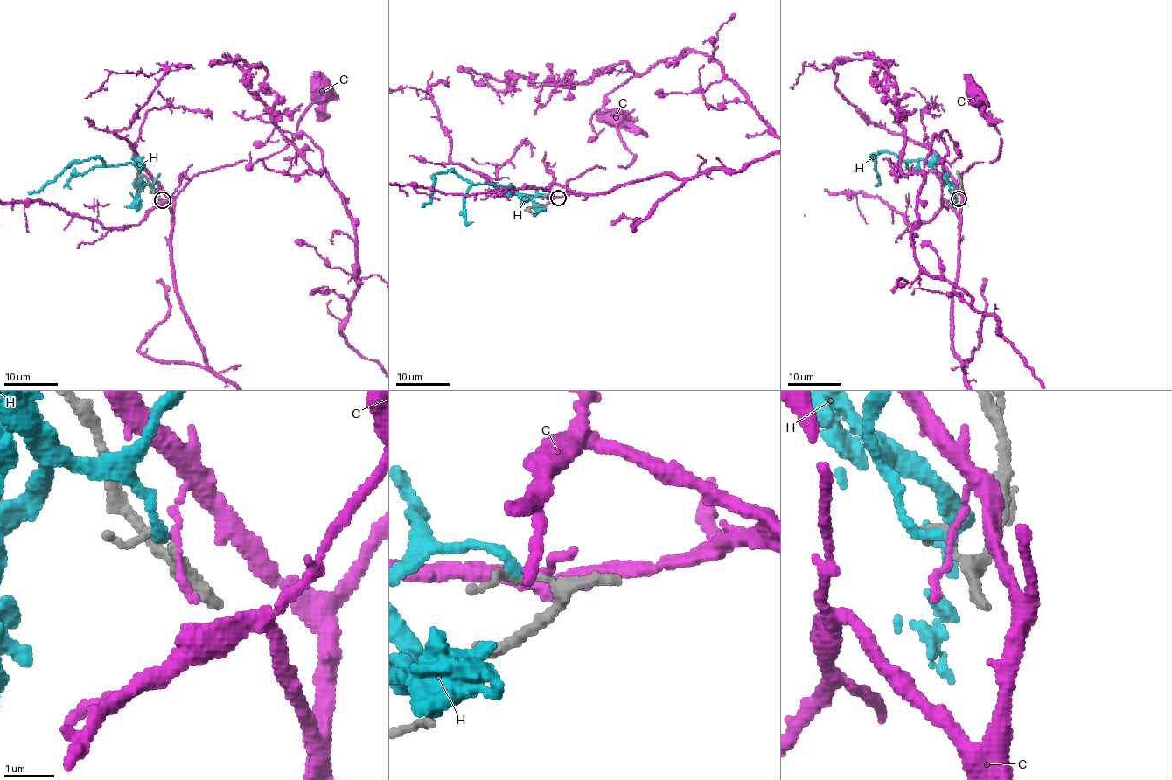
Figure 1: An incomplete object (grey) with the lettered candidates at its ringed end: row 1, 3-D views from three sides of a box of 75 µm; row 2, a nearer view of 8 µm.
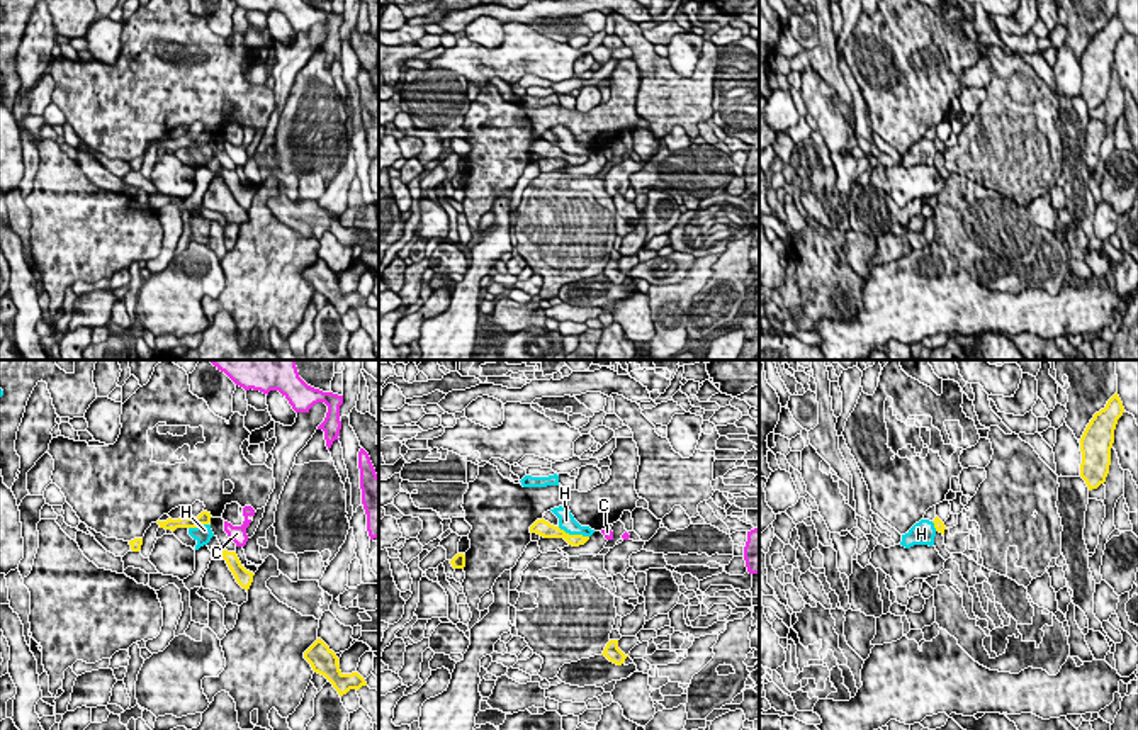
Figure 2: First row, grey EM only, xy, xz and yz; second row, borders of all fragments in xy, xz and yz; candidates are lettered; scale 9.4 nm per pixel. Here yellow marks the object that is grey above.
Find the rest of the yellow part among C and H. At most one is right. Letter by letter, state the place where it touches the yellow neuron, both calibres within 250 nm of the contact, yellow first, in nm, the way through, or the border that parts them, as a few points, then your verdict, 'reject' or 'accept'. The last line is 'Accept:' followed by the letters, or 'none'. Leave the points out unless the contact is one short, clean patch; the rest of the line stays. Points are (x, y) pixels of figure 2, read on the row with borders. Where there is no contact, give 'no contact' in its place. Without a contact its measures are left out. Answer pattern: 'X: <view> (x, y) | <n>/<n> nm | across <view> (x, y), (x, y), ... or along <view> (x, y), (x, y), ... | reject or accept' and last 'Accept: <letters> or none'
C: no contact | reject
H: xz (573, 535) | 140/160 nm | along xz (557, 527), (569, 533), (588, 537) | reject
Accept: none

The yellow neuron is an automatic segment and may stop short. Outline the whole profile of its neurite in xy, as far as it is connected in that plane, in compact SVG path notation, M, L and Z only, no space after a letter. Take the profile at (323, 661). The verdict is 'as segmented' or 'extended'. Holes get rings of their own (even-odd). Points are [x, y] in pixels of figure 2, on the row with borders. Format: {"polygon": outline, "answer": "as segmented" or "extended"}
{"polygon": "M321 638L304 652L304 659L314 672L324 676L333 684L340 696L355 689L360 706L369 713L372 723L379 725L379 691L370 689L358 672L343 674L338 664L340 659Z", "answer": "extended"}

